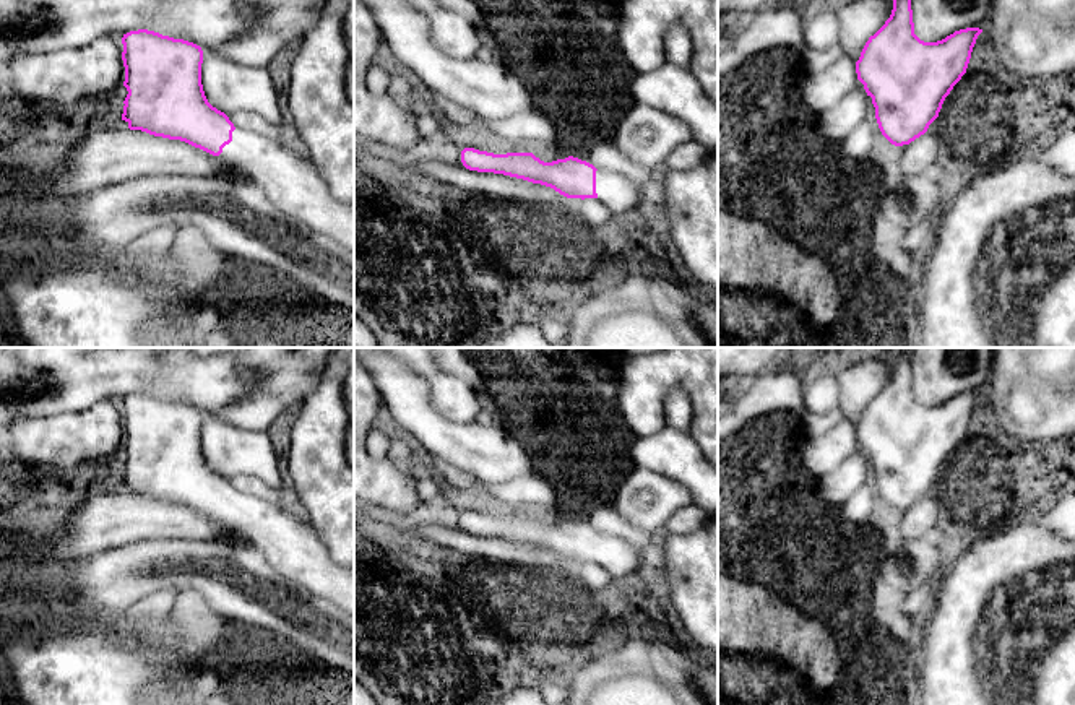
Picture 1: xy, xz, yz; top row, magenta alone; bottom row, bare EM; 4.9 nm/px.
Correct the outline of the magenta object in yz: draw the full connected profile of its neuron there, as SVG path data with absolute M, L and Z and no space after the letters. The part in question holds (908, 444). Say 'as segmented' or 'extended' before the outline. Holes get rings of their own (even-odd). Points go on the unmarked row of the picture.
as segmented | M887 348L893 374L885 388L869 401L856 426L857 443L872 461L882 499L895 510L909 508L924 499L939 481L945 461L966 437L979 391L955 395L937 406L924 406L914 398L911 357L914 348Z

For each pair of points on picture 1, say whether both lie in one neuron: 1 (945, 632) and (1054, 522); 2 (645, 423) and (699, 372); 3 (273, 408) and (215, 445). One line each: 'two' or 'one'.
1: two
2: one
3: two

